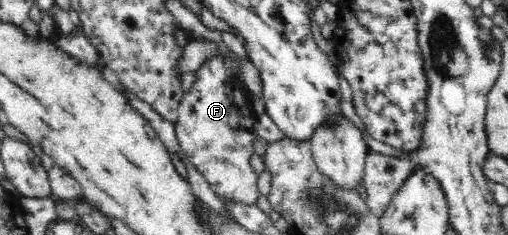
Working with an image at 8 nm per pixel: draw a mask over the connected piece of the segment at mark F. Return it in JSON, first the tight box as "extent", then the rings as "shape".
{"extent":[174,55,262,205],"shape":[[[222,55],[210,58],[195,73],[196,81],[185,93],[178,108],[177,122],[174,124],[182,154],[203,175],[211,190],[224,201],[255,205],[259,198],[257,188],[262,176],[257,175],[249,162],[253,156],[253,142],[257,140],[257,130],[255,126],[251,126],[251,114],[243,114],[245,110],[241,110],[245,98],[241,90],[235,90]]]}

